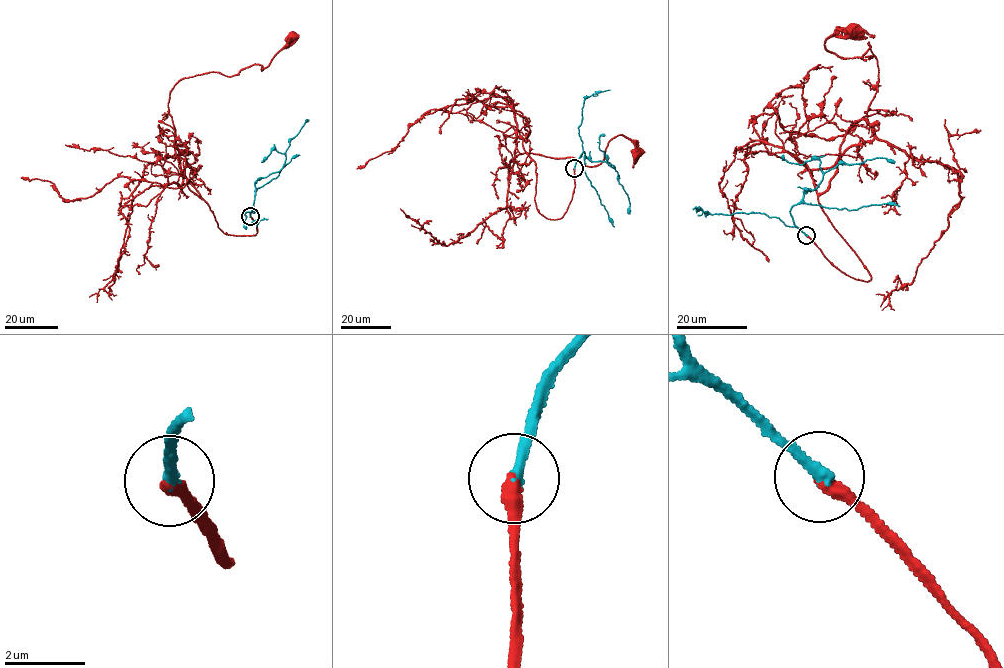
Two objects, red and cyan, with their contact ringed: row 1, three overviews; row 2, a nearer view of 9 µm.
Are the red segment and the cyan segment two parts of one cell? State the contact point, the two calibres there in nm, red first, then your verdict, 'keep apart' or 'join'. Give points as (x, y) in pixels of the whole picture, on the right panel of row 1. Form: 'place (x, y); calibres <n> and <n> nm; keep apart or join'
place (806, 235); calibres 340 and 300 nm; join

